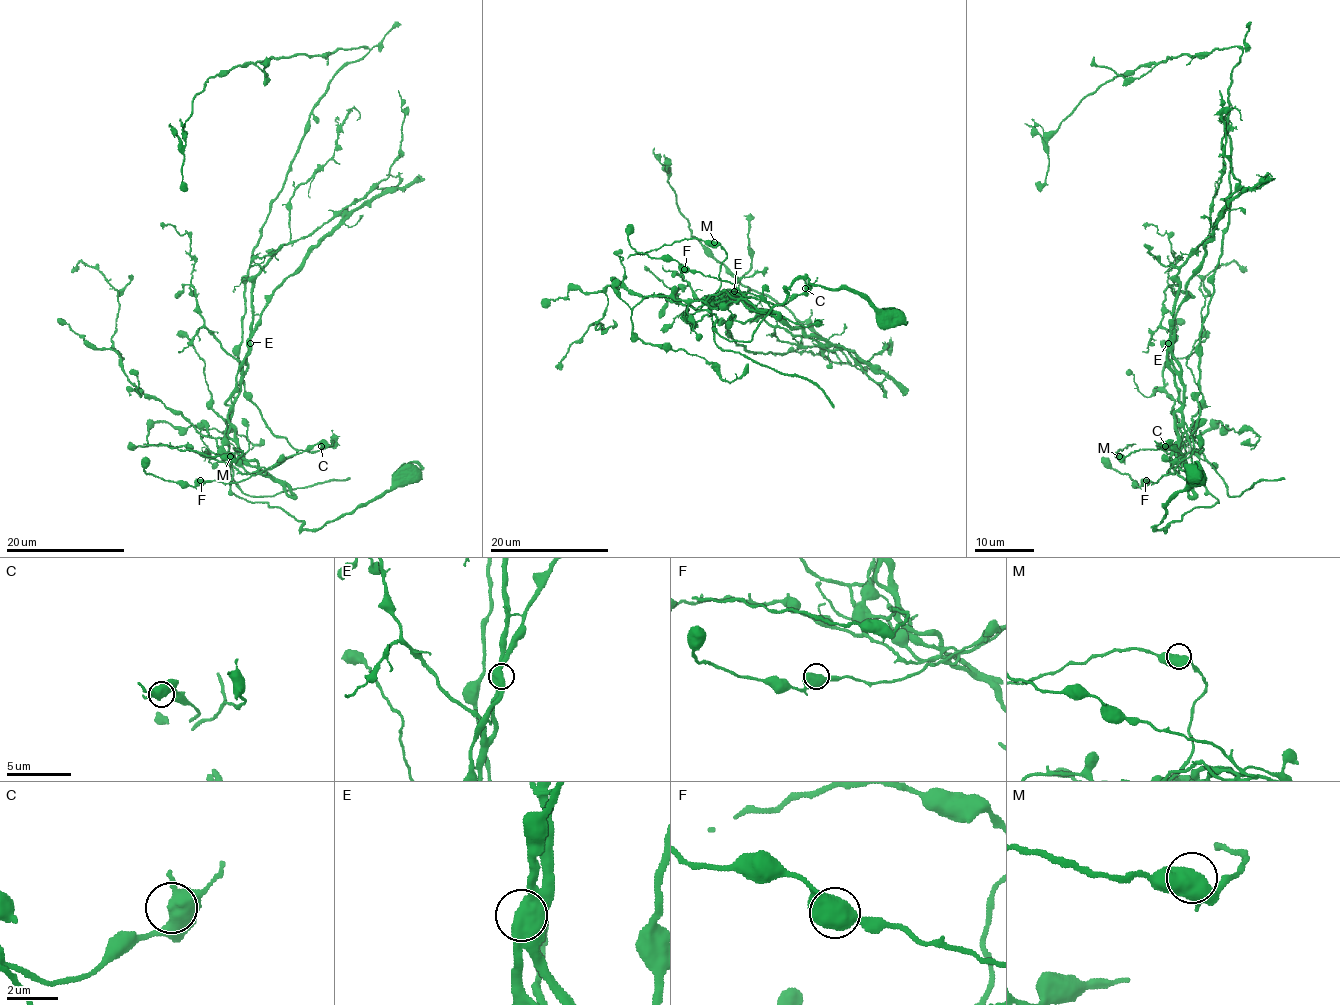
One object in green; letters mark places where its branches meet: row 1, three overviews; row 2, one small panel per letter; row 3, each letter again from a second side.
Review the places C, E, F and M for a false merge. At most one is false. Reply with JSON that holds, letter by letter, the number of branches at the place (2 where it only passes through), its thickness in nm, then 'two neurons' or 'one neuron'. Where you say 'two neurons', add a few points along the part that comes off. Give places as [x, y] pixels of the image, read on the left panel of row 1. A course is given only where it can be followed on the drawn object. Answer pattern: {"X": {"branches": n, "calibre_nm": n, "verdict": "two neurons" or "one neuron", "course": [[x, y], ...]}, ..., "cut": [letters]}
{"C": {"branches": 2, "calibre_nm": 550, "verdict": "one neuron"}, "E": {"branches": 2, "calibre_nm": 650, "verdict": "two neurons", "course": [[249, 343], [229, 424], [257, 470], [232, 453], [148, 443], [156, 422], [264, 443]]}, "F": {"branches": 2, "calibre_nm": 550, "verdict": "one neuron"}, "M": {"branches": 2, "calibre_nm": 600, "verdict": "one neuron"}, "cut": ["E"]}

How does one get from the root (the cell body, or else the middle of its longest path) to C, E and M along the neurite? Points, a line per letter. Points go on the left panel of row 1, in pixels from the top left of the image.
C: (404, 476), (317, 529), (230, 489), (224, 434), (251, 465), (264, 468), (321, 446)
E: (404, 476), (382, 495), (317, 529), (306, 529), (279, 507), (239, 498), (230, 489), (227, 422), (249, 343)
M: (404, 476), (306, 529), (279, 507), (239, 498), (224, 434), (226, 450), (242, 452), (230, 456)

